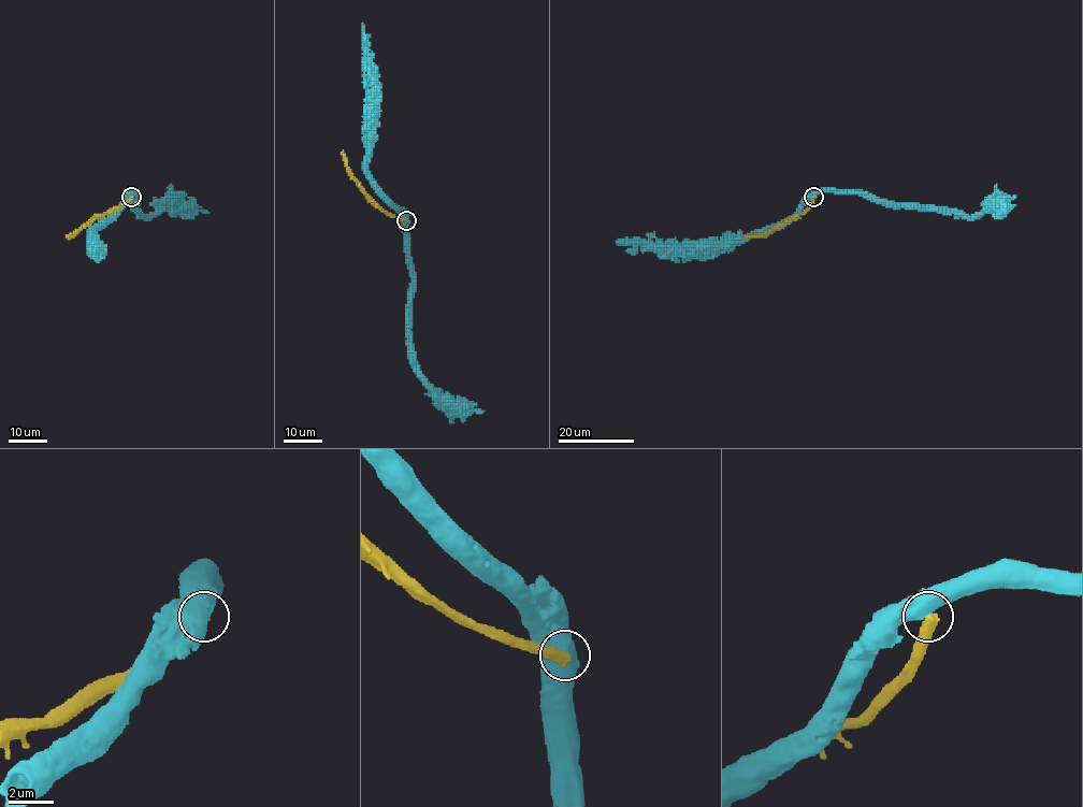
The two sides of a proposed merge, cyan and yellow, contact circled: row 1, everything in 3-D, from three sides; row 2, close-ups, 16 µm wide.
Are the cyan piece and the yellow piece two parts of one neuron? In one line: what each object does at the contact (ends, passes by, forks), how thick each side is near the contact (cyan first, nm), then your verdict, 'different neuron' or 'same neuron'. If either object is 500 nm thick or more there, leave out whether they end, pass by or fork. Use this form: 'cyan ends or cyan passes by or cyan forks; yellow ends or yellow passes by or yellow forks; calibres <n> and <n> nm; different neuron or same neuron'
calibres 900 and 460 nm; different neuron

